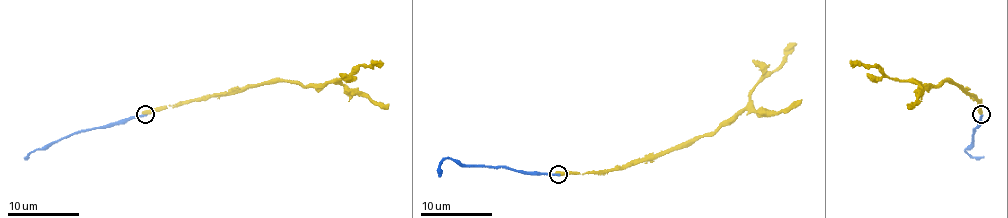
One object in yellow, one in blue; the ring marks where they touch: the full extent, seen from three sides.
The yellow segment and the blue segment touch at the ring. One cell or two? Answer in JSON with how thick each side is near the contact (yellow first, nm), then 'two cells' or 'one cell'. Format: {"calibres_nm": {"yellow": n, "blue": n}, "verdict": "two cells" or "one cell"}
{"calibres_nm": {"yellow": 500, "blue": 260}, "verdict": "two cells"}

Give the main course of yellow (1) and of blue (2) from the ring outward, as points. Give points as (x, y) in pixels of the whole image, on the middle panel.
1: (558, 173), (594, 173), (624, 164), (637, 164), (712, 136), (746, 105), (748, 94), (773, 71), (795, 42)
2: (558, 173), (522, 173), (508, 168), (461, 164), (445, 159), (440, 166), (440, 177)

